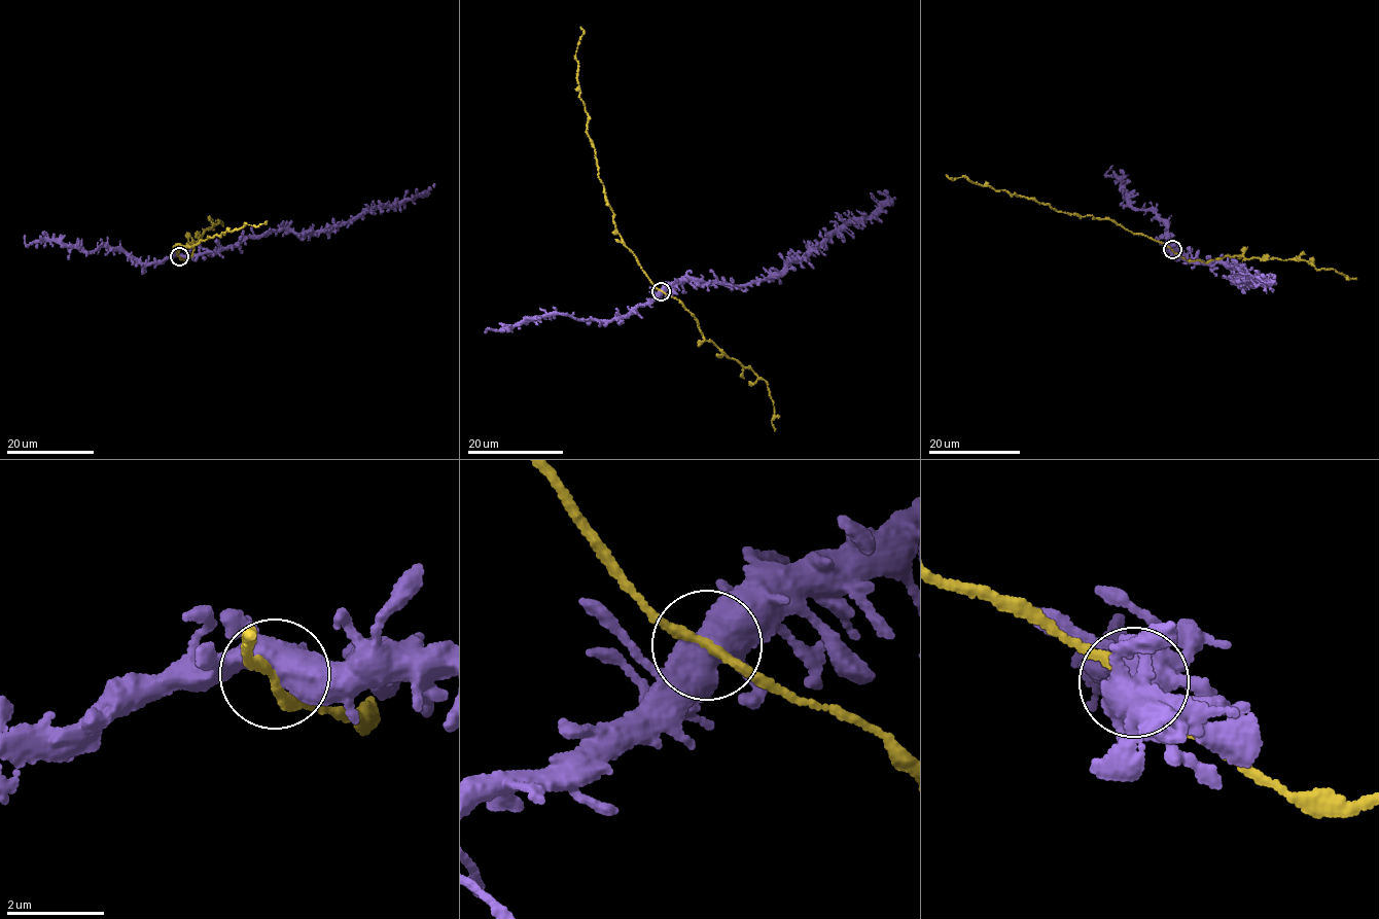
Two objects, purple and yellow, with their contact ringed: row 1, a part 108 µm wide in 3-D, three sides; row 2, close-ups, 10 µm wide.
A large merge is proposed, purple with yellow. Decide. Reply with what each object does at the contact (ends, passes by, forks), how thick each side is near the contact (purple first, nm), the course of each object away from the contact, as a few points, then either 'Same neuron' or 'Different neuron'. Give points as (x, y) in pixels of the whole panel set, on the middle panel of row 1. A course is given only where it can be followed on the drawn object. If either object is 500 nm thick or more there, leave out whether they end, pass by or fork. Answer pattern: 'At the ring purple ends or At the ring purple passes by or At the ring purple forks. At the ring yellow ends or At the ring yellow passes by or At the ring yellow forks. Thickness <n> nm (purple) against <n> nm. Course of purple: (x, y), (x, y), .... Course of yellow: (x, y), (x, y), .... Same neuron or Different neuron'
Thickness 500 nm (purple) against 170 nm. Course of purple: (661, 291), (686, 279), (736, 285), (774, 277), (786, 263), (806, 259), (849, 222), (876, 218), (895, 199). Course of yellow: (661, 291), (616, 233), (598, 178), (578, 91), (580, 27). Different neuron

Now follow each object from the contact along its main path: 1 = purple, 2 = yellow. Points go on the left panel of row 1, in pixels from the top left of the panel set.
1: (179, 256), (233, 247), (247, 237), (284, 230), (324, 231), (378, 208), (430, 193), (434, 183)
2: (179, 256), (179, 244), (193, 246), (200, 241), (234, 231), (246, 223), (255, 226), (266, 221)

